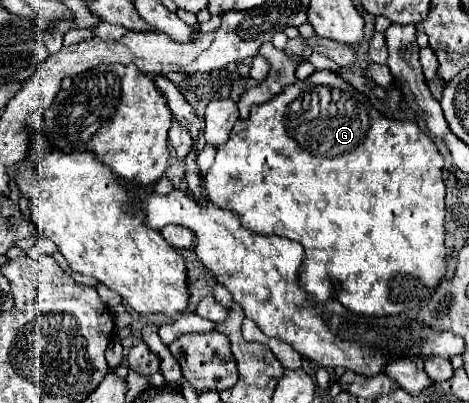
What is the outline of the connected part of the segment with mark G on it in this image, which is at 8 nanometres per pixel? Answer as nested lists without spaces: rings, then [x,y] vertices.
[[[320,70],[314,72],[308,80],[296,82],[286,86],[280,94],[276,94],[272,100],[252,106],[248,118],[238,118],[234,122],[234,128],[230,130],[228,142],[218,146],[216,160],[208,168],[204,176],[204,184],[208,190],[208,200],[224,210],[232,210],[238,214],[240,222],[244,228],[258,232],[262,236],[284,236],[294,242],[300,242],[304,246],[305,257],[302,268],[300,268],[300,287],[308,292],[314,300],[314,304],[320,304],[330,299],[334,292],[334,281],[342,284],[342,304],[350,308],[352,312],[358,312],[362,316],[392,316],[392,314],[418,314],[420,304],[432,294],[432,290],[438,286],[438,282],[444,278],[446,266],[448,266],[448,256],[444,248],[444,216],[446,216],[446,206],[444,206],[444,178],[442,178],[442,168],[444,168],[444,158],[440,156],[436,144],[414,124],[412,120],[394,120],[382,116],[370,100],[350,86],[346,80],[342,80],[340,74],[330,72],[330,70]]]

